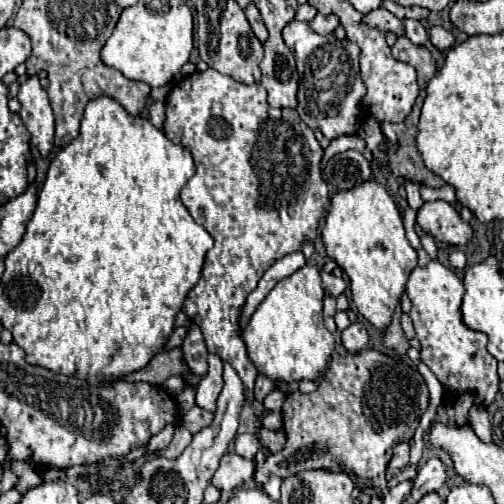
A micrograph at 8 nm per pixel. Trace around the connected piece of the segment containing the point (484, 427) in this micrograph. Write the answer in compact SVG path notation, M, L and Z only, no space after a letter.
M472 406L470 408L470 424L480 440L490 442L492 438L492 426L490 426L490 414L484 406Z

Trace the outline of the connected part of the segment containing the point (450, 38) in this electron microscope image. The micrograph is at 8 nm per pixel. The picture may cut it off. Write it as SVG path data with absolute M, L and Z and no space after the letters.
M432 26L430 28L430 42L438 48L438 50L446 50L454 44L454 34L444 30L442 26Z

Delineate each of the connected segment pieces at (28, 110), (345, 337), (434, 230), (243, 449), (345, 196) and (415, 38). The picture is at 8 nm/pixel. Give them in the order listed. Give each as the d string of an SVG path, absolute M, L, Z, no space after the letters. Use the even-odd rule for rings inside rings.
M38 74L22 82L18 100L22 102L20 116L32 136L32 144L42 156L48 156L54 146L55 116L50 108L48 94L40 86Z
M354 322L342 332L342 344L348 352L358 352L364 350L368 344L368 332L364 322Z
M446 200L424 202L416 214L416 222L438 242L444 242L444 226L452 226L452 218L460 218L452 204Z
M246 432L246 434L236 436L236 452L238 452L242 458L250 458L250 460L254 460L258 448L260 448L260 440L258 440L256 434Z
M370 180L348 192L338 192L332 198L322 240L328 256L336 260L336 264L350 278L352 302L356 304L358 312L378 332L386 332L404 294L408 272L418 262L418 254L406 238L402 216L384 186Z
M404 18L402 24L404 24L404 30L406 30L406 36L408 36L414 44L426 44L426 42L428 42L428 32L426 32L426 28L422 26L420 20Z

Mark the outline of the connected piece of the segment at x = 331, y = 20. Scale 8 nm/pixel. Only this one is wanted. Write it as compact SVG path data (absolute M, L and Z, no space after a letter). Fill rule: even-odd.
M316 14L314 20L310 22L310 28L316 32L316 34L322 34L322 36L328 36L334 32L334 28L338 26L338 18L334 14L330 16L324 16L324 14Z

